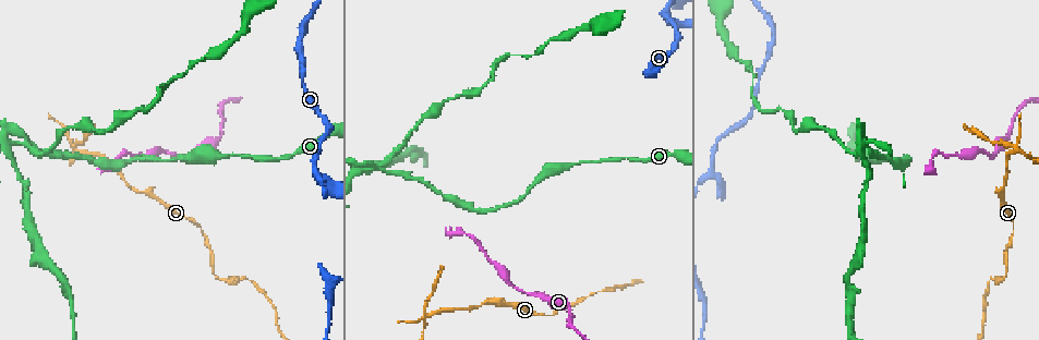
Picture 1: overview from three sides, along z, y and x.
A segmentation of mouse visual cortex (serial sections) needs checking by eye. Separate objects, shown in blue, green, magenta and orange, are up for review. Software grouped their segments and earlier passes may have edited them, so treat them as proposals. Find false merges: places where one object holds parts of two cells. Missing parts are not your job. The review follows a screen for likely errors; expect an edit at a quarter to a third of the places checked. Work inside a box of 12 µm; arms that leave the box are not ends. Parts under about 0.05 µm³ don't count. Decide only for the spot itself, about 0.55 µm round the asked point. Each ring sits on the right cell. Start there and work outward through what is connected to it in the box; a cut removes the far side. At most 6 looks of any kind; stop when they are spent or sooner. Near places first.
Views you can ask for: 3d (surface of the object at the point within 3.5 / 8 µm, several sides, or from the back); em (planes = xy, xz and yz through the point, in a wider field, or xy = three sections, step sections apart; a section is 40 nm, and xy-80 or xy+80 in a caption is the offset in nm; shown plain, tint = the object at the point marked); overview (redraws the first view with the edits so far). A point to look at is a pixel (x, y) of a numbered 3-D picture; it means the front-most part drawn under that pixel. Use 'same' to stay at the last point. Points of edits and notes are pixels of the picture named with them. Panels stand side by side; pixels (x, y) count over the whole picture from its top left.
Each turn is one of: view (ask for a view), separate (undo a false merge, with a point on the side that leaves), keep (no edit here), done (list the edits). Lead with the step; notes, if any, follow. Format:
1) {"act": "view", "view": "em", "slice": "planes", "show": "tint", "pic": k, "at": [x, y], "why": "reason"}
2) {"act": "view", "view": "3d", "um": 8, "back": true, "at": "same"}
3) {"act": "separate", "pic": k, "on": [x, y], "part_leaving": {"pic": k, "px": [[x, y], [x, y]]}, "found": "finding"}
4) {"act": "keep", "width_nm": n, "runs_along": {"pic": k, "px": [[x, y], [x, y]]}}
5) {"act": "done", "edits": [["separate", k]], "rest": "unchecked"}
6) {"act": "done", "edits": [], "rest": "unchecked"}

{"act": "view", "view": "3d", "um": 3.5, "pic": 1, "at": [1013, 149], "why": "abrupt turn"}

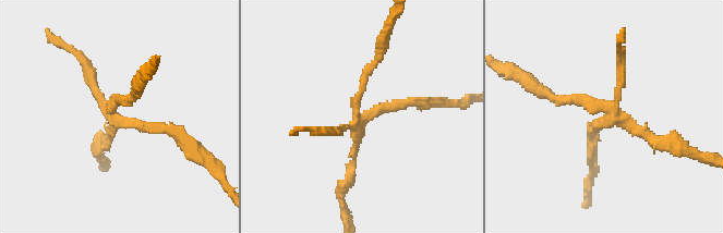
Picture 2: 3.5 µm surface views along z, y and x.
{"act": "view", "view": "em", "slice": "planes", "show": "tint", "pic": 2, "at": [117, 117], "why": "now the EM"}

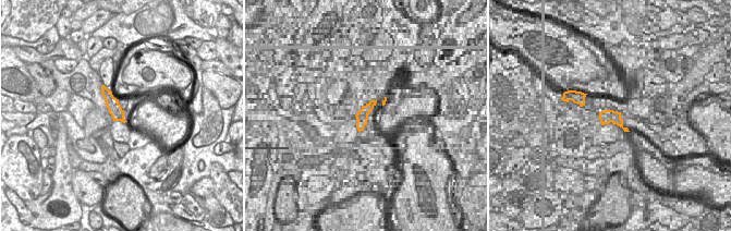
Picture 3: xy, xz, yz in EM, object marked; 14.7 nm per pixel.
{"act": "separate", "pic": 2, "on": [651, 136], "part_leaving": {"pic": 2, "px": [[610, 112], [556, 102], [523, 80]]}, "found": "a second cell is stuck on"}

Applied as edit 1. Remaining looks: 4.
{"act": "view", "view": "3d", "um": 8, "pic": 1, "at": [177, 154], "why": "a narrow waist"}

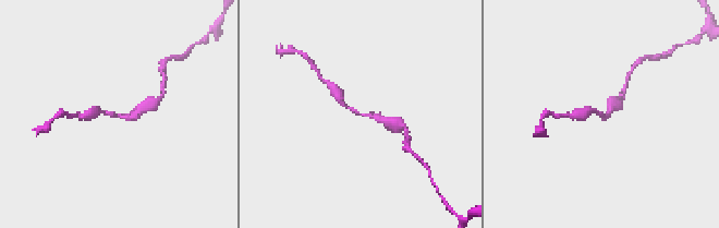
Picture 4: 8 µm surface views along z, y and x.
{"act": "view", "view": "em", "slice": "xy", "step": 3, "show": "tint", "pic": 4, "at": [358, 113], "arm_widths_nm": [150, 250]}

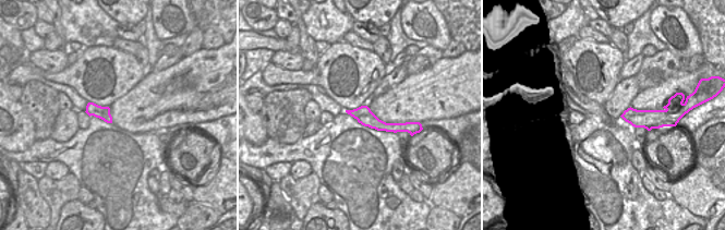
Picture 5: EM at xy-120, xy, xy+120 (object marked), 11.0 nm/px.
{"act": "keep", "runs_along": {"pic": 4, "px": [[389, 121], [357, 114], [338, 94]]}, "found": "one cell here"}

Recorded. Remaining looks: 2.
{"act": "view", "view": "em", "slice": "xy", "step": 1, "show": "tint", "pic": 1, "at": [217, 278], "why": "abrupt turn"}

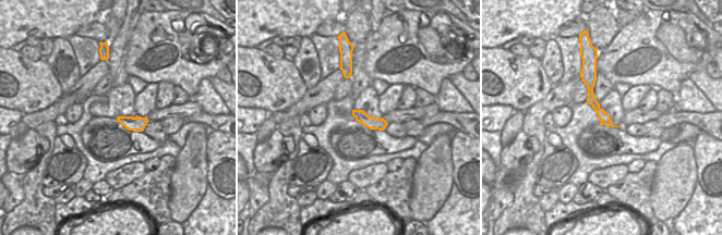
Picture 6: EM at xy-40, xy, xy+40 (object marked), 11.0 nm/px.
{"act": "view", "view": "3d", "um": 3.5, "at": "same", "why": "wider look"}

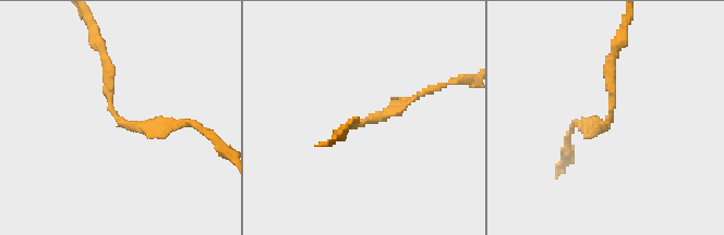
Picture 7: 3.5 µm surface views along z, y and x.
{"act": "keep", "width_nm": 140, "runs_along": {"pic": 6, "px": [[592, 72], [591, 100], [608, 122]]}, "found": "one cell here"}

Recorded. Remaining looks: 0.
{"act": "done", "edits": [["separate", 2]], "rest": "unchecked"}

